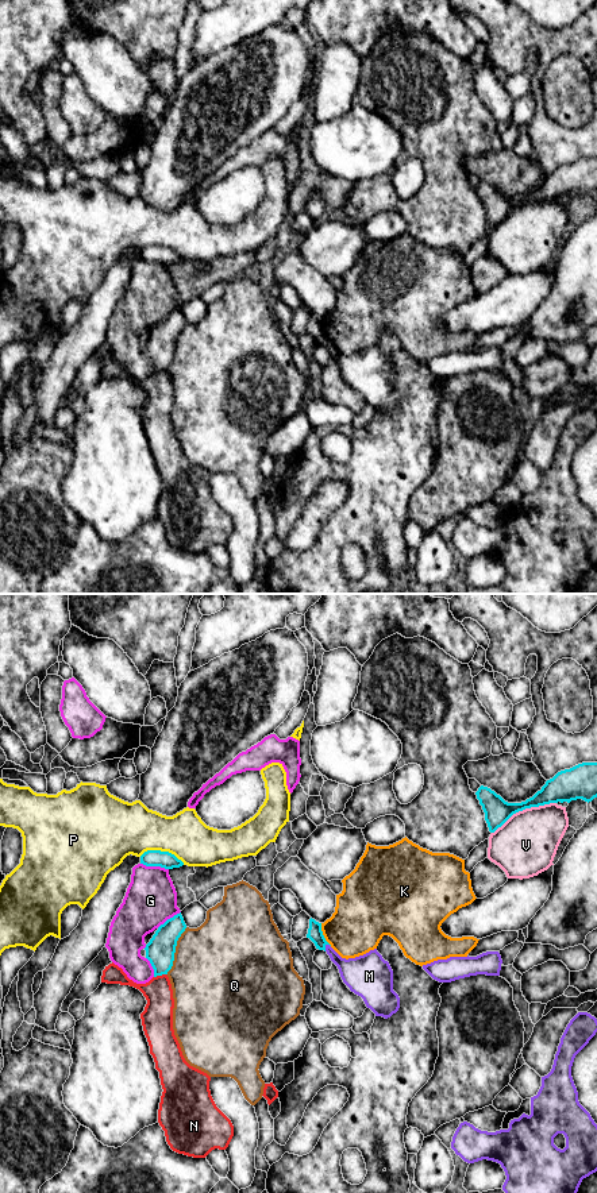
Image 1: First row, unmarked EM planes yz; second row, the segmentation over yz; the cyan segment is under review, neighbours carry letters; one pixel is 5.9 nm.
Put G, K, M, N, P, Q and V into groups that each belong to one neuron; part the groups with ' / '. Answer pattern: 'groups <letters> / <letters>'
groups G / K / M / N / P / Q / V

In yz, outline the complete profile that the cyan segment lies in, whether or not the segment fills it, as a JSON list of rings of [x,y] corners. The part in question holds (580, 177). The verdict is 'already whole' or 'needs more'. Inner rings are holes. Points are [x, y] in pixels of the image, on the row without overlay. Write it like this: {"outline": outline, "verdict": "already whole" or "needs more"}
{"outline": [[[582,158],[570,165],[558,167],[532,193],[521,198],[508,198],[494,186],[481,181],[475,188],[485,208],[489,227],[494,228],[513,209],[531,202],[550,198],[570,198],[582,194],[592,197],[597,193],[597,158]]], "verdict": "already whole"}

